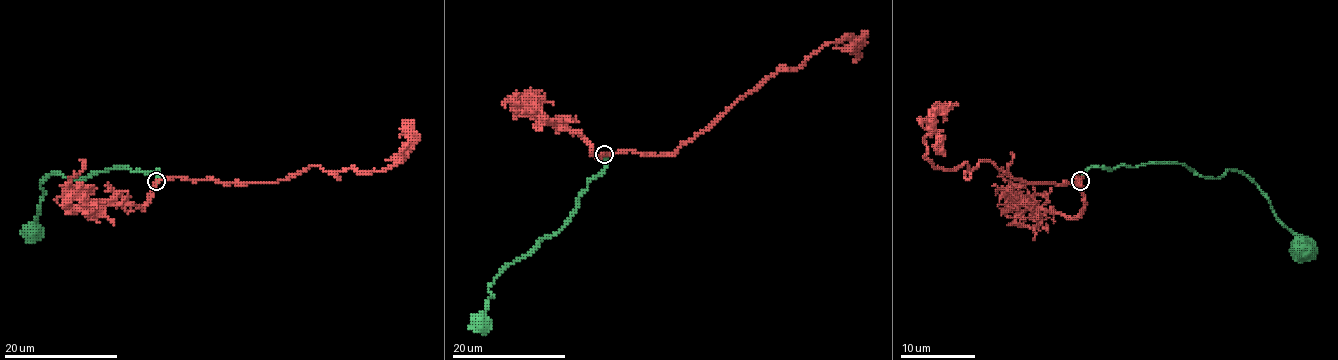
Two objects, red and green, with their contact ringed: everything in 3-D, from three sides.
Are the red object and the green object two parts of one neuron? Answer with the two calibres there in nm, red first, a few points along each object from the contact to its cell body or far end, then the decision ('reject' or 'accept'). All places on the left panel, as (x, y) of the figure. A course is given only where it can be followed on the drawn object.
360 nm thick on the red side, 220 nm on the other; red runs (157, 180), (274, 183), (311, 166), (338, 179), (351, 168), (381, 172), (402, 158), (405, 121); green runs (157, 180), (158, 171), (130, 168), (109, 168), (80, 179), (52, 172), (41, 183), (44, 195), (31, 230); accept

